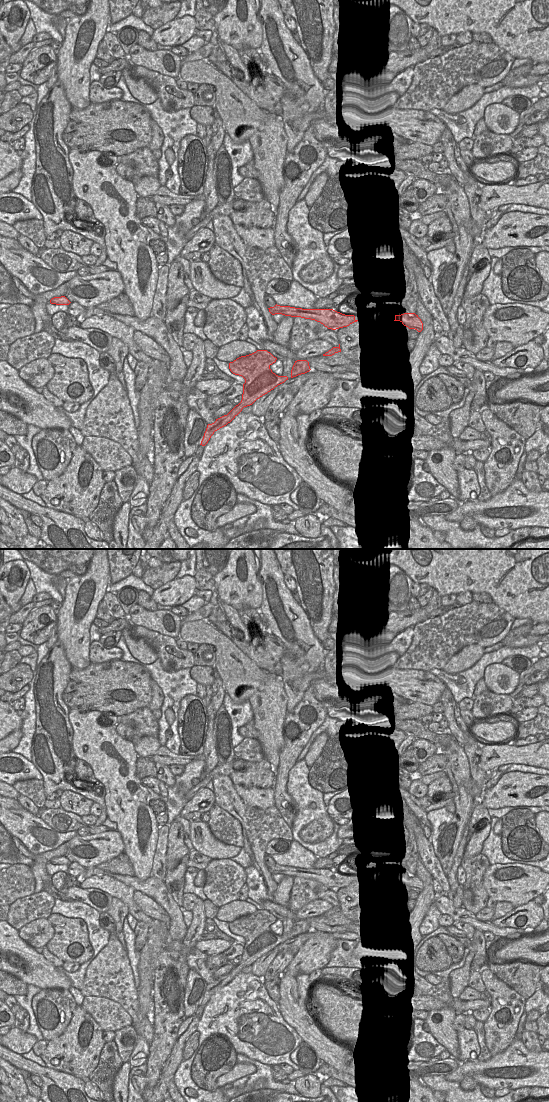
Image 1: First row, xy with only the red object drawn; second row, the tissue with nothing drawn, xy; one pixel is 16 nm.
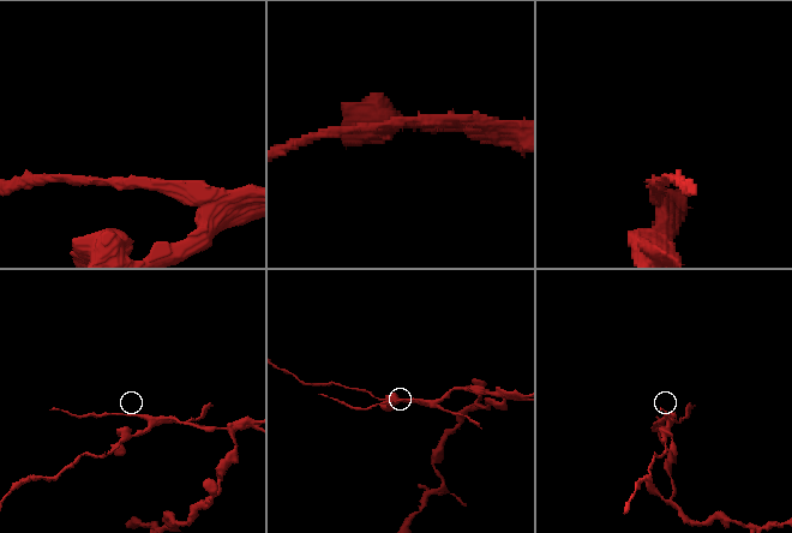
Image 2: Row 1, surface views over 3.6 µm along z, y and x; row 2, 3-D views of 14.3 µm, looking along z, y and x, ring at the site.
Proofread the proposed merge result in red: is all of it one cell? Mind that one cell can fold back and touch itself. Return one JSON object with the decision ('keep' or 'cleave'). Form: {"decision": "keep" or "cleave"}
{"decision": "keep"}

